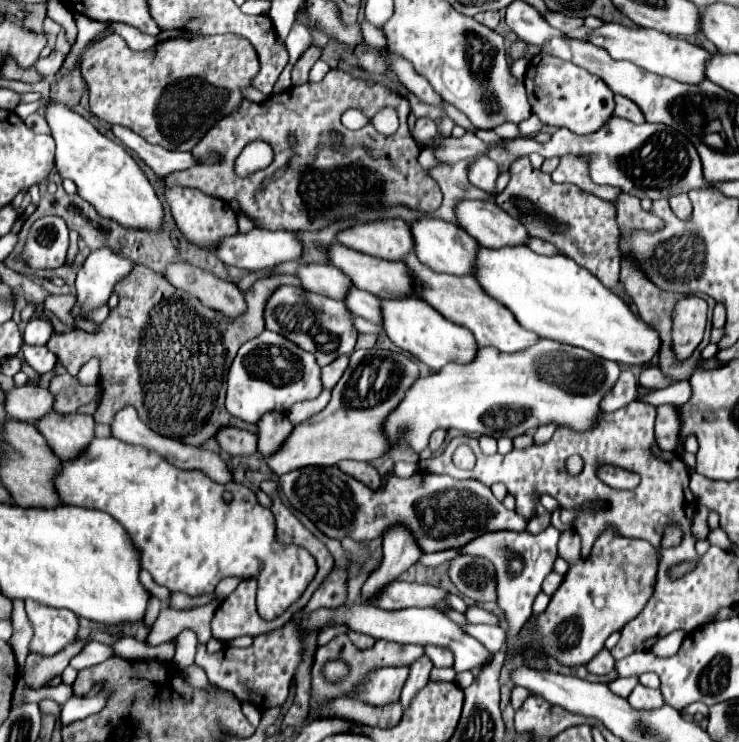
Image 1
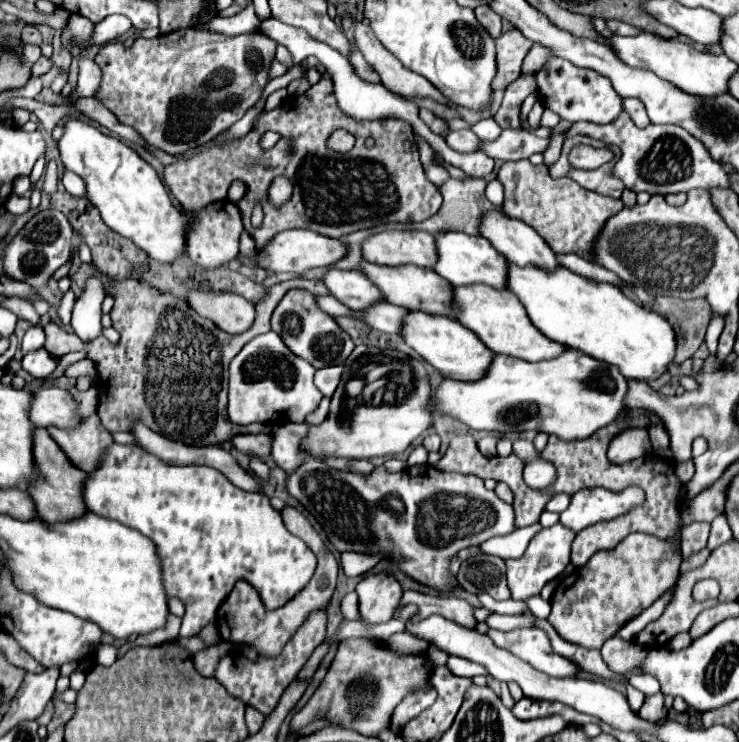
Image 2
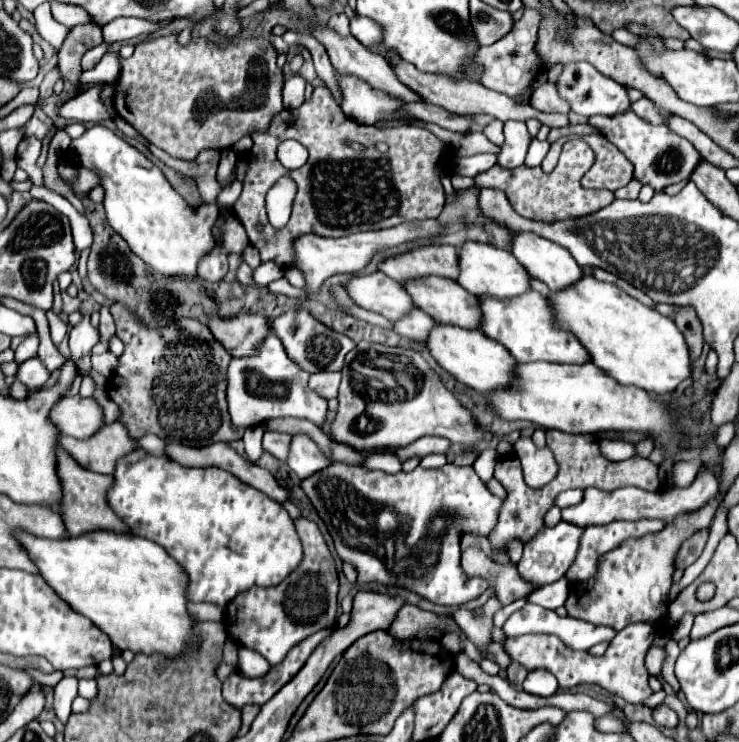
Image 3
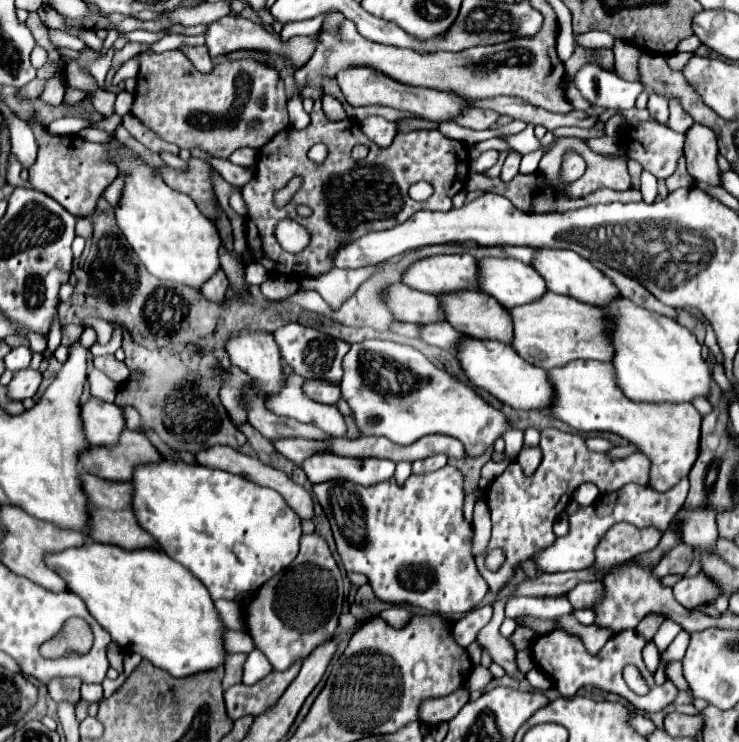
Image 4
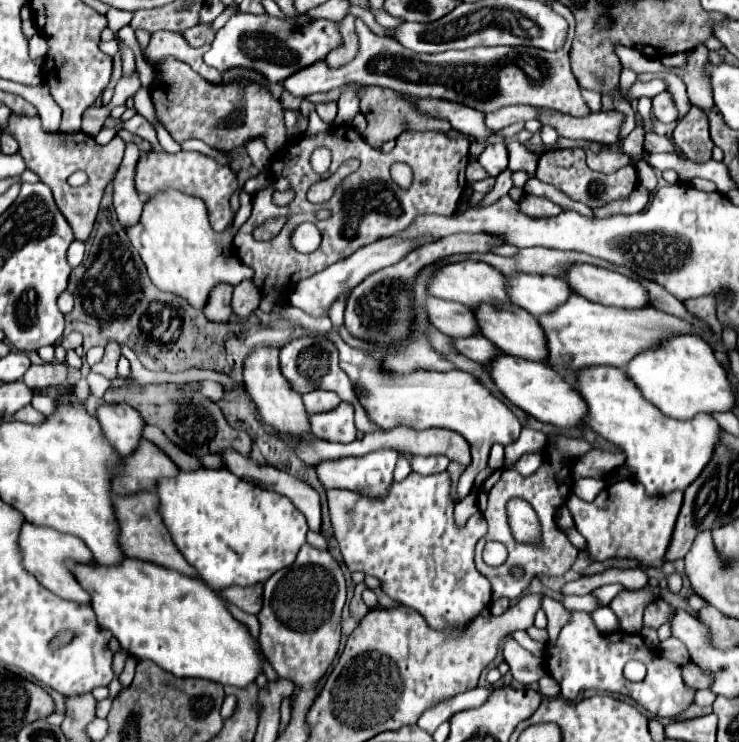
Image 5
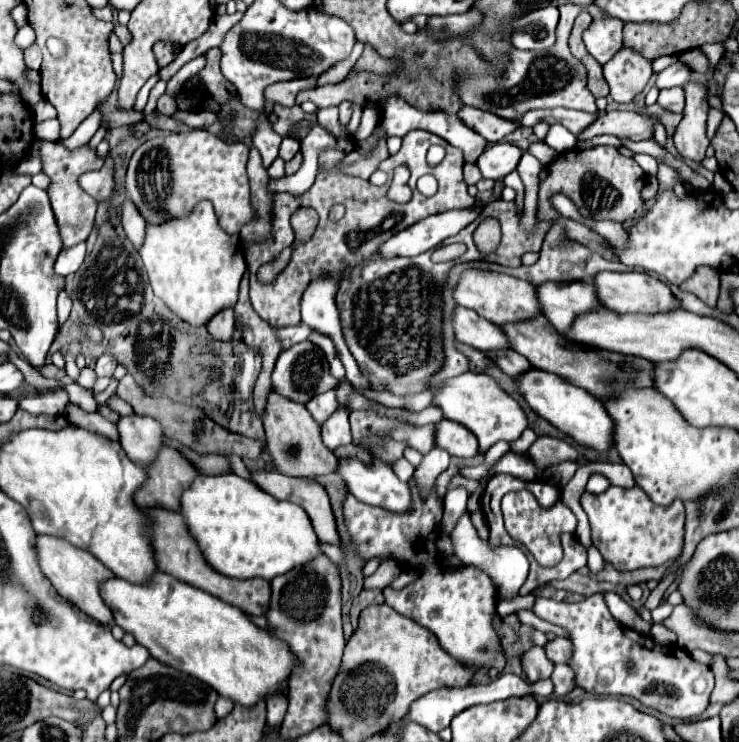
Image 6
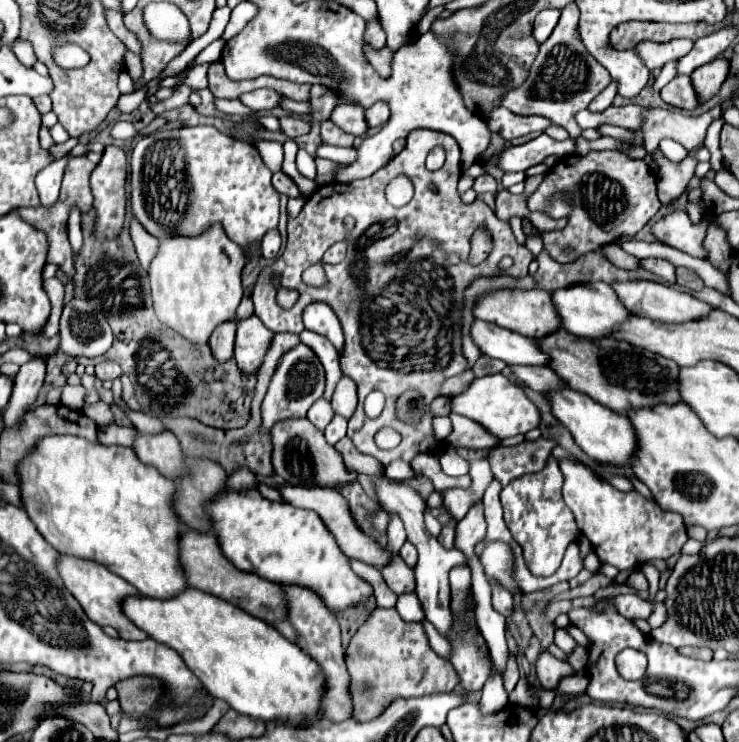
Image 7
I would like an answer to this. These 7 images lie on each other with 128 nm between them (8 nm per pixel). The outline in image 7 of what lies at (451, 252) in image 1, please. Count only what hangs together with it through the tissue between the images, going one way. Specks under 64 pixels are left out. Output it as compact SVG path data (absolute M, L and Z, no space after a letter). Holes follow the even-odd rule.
M588 282L588 284L576 284L554 290L552 302L560 318L560 328L582 338L606 336L608 332L612 332L612 328L616 328L616 324L622 324L630 316L624 304L620 304L616 292L612 292L612 286L604 282Z

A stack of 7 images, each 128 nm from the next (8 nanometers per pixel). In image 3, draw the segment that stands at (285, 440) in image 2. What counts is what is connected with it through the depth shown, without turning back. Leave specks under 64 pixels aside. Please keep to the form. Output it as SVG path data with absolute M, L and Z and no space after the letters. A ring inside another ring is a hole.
M296 434L292 436L292 442L290 442L290 454L288 454L288 460L286 464L290 466L292 472L296 472L298 478L304 478L304 476L312 476L312 472L318 472L320 468L326 468L330 466L334 460L326 458L318 446L314 444L314 440L306 434Z

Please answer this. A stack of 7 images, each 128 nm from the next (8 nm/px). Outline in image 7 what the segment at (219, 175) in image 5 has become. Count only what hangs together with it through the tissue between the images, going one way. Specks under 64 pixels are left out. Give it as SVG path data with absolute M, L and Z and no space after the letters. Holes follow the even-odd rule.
M194 126L194 128L176 128L176 130L160 130L160 132L154 132L150 136L144 136L136 146L134 146L134 152L132 152L132 162L130 162L130 208L134 212L134 216L140 220L140 224L152 234L156 236L158 240L162 238L170 238L174 234L178 236L198 236L200 232L204 232L210 224L214 222L220 222L224 226L224 232L228 234L230 240L234 240L240 248L248 248L248 246L256 246L256 252L260 252L260 242L262 242L262 236L276 228L278 226L278 192L274 190L272 182L272 172L264 166L258 150L246 142L238 142L234 140L232 136L226 136L222 132L218 132L214 126Z

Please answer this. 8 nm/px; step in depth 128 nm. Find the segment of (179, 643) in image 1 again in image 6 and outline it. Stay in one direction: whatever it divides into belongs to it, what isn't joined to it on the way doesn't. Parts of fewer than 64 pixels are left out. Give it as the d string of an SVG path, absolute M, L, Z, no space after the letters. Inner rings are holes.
M232 472L220 476L196 476L192 486L184 490L180 496L180 512L186 520L186 528L192 540L198 542L206 564L228 578L272 580L322 554L318 546L318 538L312 532L312 522L308 520L308 514L300 510L300 506L288 500L276 500L268 492L260 490L254 482L240 478Z

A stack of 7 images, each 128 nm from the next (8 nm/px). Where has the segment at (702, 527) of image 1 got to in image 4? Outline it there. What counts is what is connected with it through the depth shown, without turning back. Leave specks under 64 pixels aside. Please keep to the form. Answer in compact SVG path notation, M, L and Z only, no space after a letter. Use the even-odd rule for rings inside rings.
M680 542L670 552L664 554L664 558L656 566L654 574L658 578L664 578L668 574L686 574L686 570L690 568L692 560L694 560L694 548L690 548L688 544Z

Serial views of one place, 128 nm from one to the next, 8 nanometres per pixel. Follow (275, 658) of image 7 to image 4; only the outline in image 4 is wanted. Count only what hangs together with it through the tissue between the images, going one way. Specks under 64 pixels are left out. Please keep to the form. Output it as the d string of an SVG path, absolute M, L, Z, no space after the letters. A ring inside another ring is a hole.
M86 542L80 548L66 548L56 554L46 554L44 564L62 576L66 588L80 596L94 620L108 630L112 640L122 648L140 654L158 668L164 668L176 678L204 672L224 664L224 626L218 618L212 598L200 580L182 564L168 558L158 548L126 550L114 544Z

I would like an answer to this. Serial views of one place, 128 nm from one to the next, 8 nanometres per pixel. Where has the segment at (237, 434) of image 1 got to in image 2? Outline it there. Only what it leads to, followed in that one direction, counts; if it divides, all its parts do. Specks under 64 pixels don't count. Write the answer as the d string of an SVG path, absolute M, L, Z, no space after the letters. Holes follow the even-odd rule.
M238 434L232 438L236 450L248 456L266 456L268 454L268 434Z

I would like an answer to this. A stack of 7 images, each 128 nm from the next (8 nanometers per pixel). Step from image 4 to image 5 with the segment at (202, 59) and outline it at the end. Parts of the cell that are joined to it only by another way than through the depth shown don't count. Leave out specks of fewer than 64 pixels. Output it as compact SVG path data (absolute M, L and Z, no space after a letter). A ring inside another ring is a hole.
M156 32L152 34L152 40L148 44L148 48L144 50L144 56L150 64L160 62L160 58L166 56L174 56L182 62L188 62L188 66L192 66L200 76L204 76L210 82L220 82L222 76L216 68L204 64L202 56L208 52L210 44L204 44L200 48L192 48L180 34L176 32Z

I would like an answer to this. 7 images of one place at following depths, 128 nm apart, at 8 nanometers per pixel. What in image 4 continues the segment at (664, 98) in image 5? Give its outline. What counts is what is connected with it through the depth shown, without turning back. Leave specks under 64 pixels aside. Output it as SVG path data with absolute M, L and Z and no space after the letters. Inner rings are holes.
M650 94L646 110L648 110L650 116L652 116L654 120L658 120L660 124L666 124L666 122L668 122L668 100L664 100L664 96Z

